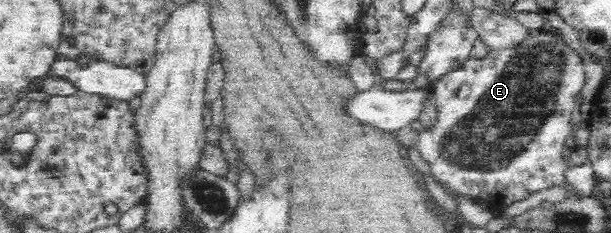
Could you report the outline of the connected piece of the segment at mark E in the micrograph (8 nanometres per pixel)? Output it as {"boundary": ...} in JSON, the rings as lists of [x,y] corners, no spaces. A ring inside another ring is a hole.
{"boundary":[[[545,30],[533,31],[533,34],[518,46],[504,50],[491,50],[481,59],[469,57],[459,68],[444,74],[430,88],[436,105],[437,121],[435,125],[418,132],[417,140],[415,140],[421,158],[429,165],[430,174],[455,195],[477,203],[483,203],[495,211],[502,211],[509,204],[527,198],[532,192],[539,192],[544,188],[560,188],[566,180],[563,174],[569,167],[561,152],[565,148],[565,140],[572,136],[573,132],[571,120],[573,120],[572,111],[576,106],[575,96],[581,92],[585,80],[584,58],[585,55],[581,51],[575,52],[567,46],[562,41],[560,34],[552,35]]]}

